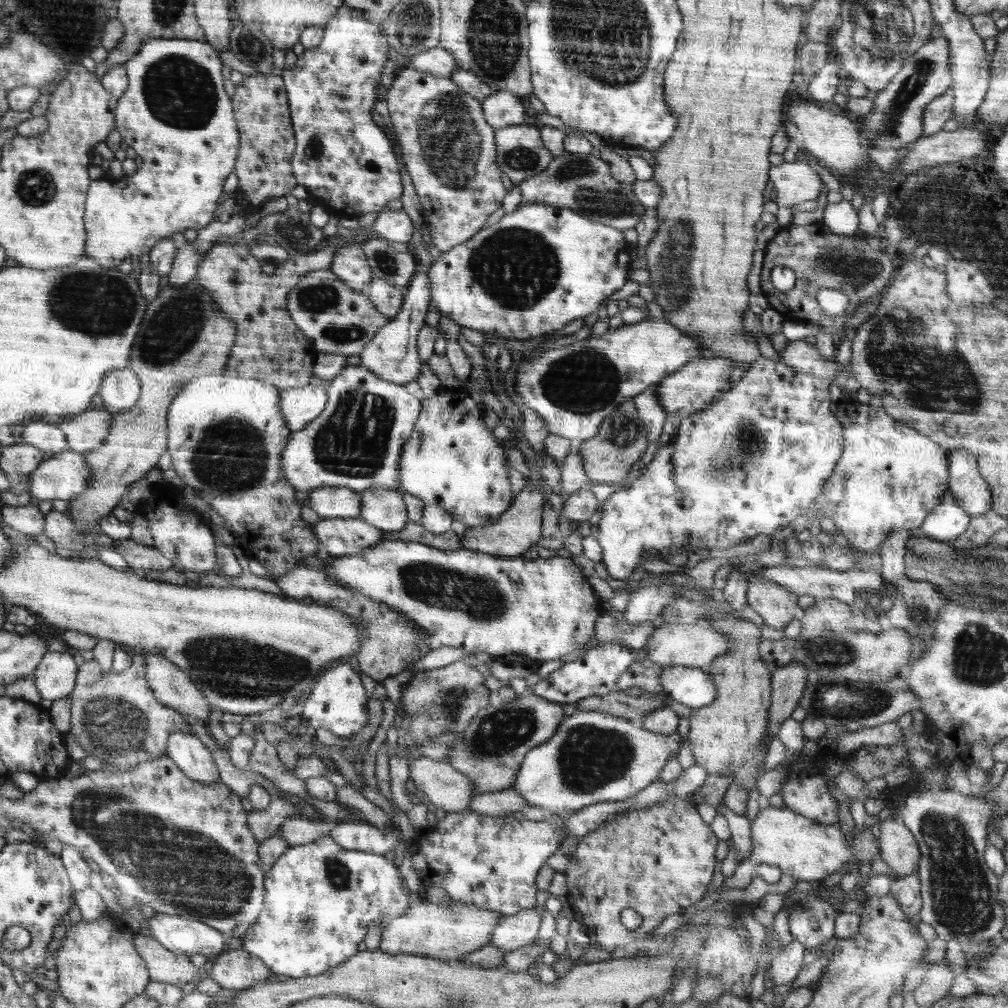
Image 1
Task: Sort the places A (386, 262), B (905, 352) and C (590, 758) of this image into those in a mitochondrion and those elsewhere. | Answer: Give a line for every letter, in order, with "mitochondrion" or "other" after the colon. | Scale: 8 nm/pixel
A: mitochondrion
B: mitochondrion
C: mitochondrion

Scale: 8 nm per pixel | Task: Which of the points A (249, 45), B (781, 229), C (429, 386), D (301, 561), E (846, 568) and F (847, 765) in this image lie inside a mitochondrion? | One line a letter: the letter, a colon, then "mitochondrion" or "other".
A: mitochondrion
B: other
C: other
D: other
E: other
F: other

